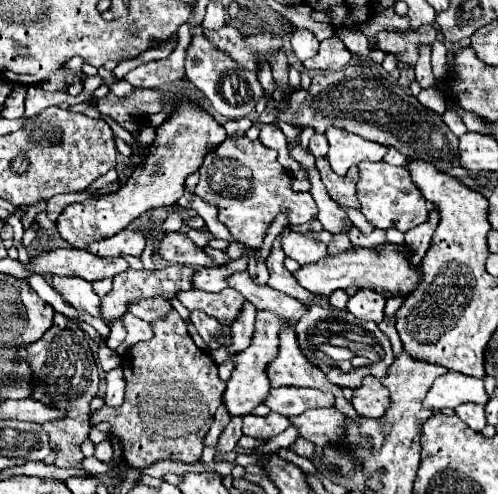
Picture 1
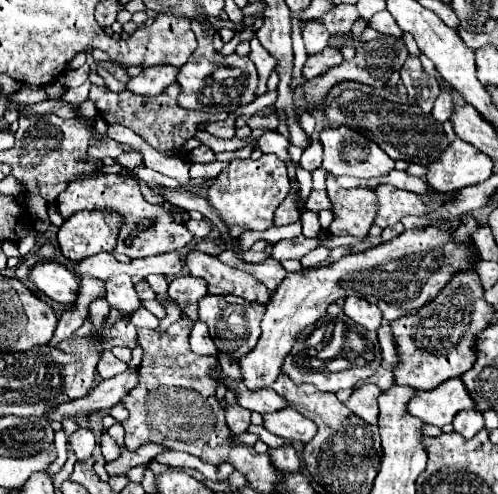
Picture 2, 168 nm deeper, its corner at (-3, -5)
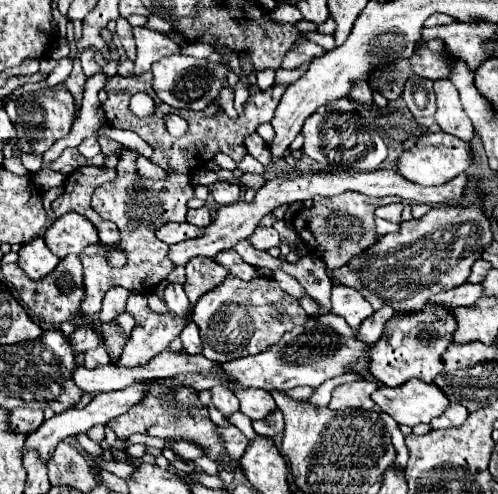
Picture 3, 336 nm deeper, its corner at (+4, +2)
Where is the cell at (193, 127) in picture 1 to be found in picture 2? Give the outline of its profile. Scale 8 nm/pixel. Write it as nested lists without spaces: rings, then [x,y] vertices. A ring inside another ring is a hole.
[[[79,211],[71,215],[57,233],[59,251],[69,261],[81,261],[101,251],[113,251],[119,233],[119,215],[107,215],[105,211]]]

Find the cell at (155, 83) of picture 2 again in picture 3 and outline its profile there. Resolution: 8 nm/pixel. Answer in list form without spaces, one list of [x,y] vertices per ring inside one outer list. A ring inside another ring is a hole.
[[[134,28],[134,40],[138,48],[138,56],[134,62],[134,74],[140,76],[144,72],[150,72],[152,64],[156,60],[162,60],[166,56],[172,56],[180,52],[180,46],[174,44],[168,36],[148,30],[148,28]]]

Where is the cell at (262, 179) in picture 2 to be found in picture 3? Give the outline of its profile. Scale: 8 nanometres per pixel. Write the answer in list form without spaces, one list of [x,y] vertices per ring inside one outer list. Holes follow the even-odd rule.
[[[214,182],[212,184],[212,196],[216,200],[218,206],[228,206],[228,204],[234,204],[240,200],[240,194],[242,194],[242,186],[240,184],[230,184],[230,182]]]

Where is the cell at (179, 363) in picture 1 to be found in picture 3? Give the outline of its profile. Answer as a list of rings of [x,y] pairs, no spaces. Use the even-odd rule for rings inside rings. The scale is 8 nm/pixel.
[[[160,380],[152,382],[152,392],[144,394],[144,400],[140,404],[134,404],[126,414],[110,420],[110,428],[116,432],[118,438],[126,440],[128,436],[140,432],[140,434],[150,434],[156,438],[172,438],[172,440],[186,440],[190,444],[196,444],[204,448],[206,458],[218,462],[218,464],[228,464],[228,468],[236,470],[240,468],[238,460],[230,458],[226,450],[226,442],[218,432],[218,426],[210,420],[208,408],[200,402],[198,392],[192,392],[188,386],[176,386],[168,388]]]

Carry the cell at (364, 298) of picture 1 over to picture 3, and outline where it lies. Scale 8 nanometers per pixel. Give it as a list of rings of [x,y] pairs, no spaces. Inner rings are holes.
[[[334,286],[332,288],[332,312],[342,316],[352,328],[360,328],[362,320],[372,316],[370,302],[348,286]]]

